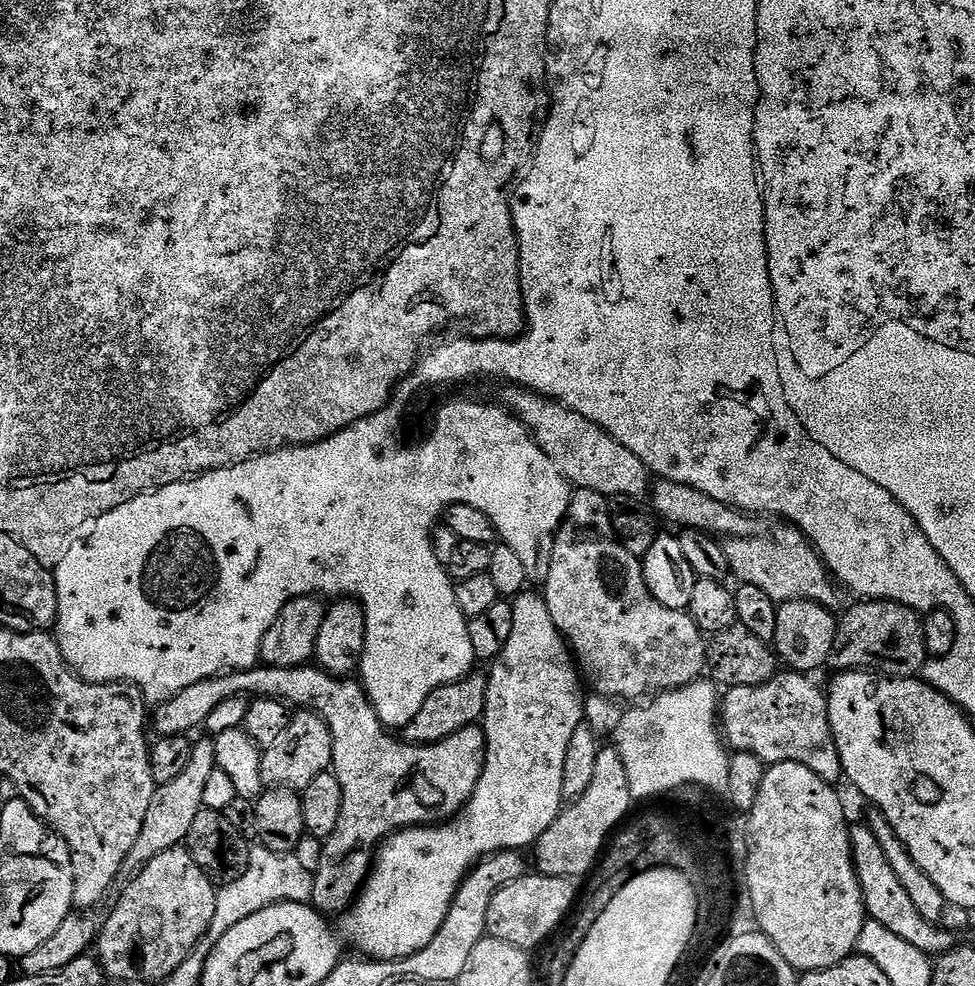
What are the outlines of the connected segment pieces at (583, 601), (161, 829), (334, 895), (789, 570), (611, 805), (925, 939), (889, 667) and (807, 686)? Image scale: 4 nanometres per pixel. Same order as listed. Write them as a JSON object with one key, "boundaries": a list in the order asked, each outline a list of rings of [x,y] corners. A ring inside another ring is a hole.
{"boundaries":[[[[576,488],[569,495],[568,509],[564,515],[564,521],[560,523],[560,528],[556,532],[554,550],[550,558],[550,574],[542,582],[542,588],[544,588],[542,589],[544,601],[550,610],[550,618],[554,618],[554,626],[558,626],[558,630],[564,635],[583,679],[589,689],[592,687],[591,691],[593,693],[611,696],[617,702],[625,702],[624,700],[640,702],[662,692],[672,692],[675,688],[685,688],[687,684],[693,684],[695,680],[701,679],[706,668],[705,633],[700,631],[699,626],[692,621],[687,611],[670,610],[666,606],[662,606],[662,602],[658,602],[654,598],[654,594],[650,594],[650,590],[646,586],[643,563],[634,554],[630,554],[630,550],[626,550],[616,541],[616,535],[612,529],[612,508],[610,507],[609,497],[585,488]]],[[[213,739],[196,740],[193,743],[190,761],[178,777],[172,782],[159,785],[150,802],[150,807],[146,810],[146,819],[143,822],[142,834],[134,842],[134,849],[130,850],[124,869],[128,872],[137,872],[143,868],[146,862],[158,854],[165,853],[166,850],[179,847],[187,841],[191,823],[196,819],[197,814],[203,808],[203,788],[206,787],[207,779],[213,774],[216,766],[216,745]]],[[[257,666],[248,668],[245,672],[225,672],[219,676],[211,676],[202,682],[196,682],[194,686],[186,686],[186,690],[182,690],[182,694],[178,694],[174,698],[170,698],[164,704],[159,705],[155,709],[156,712],[156,728],[157,733],[161,737],[166,736],[183,736],[192,734],[192,731],[204,725],[206,718],[210,718],[210,714],[214,714],[215,708],[222,702],[226,702],[226,698],[234,698],[235,696],[243,696],[245,698],[267,698],[270,700],[283,700],[289,706],[299,706],[304,710],[311,710],[318,713],[321,718],[328,724],[328,729],[332,735],[332,767],[331,771],[336,773],[338,782],[342,786],[342,814],[338,818],[338,826],[334,829],[334,834],[330,834],[330,838],[326,838],[322,842],[322,863],[318,866],[318,870],[313,875],[314,890],[312,891],[311,903],[317,912],[331,914],[331,912],[347,913],[352,907],[354,901],[359,897],[360,889],[363,888],[365,880],[368,878],[369,872],[372,870],[374,863],[374,853],[377,851],[378,845],[387,840],[394,832],[399,832],[402,828],[418,828],[421,826],[435,826],[443,824],[452,819],[453,816],[459,814],[465,806],[470,802],[470,798],[474,794],[474,790],[478,786],[478,778],[482,778],[482,770],[484,769],[484,759],[488,753],[488,743],[486,742],[486,734],[483,727],[479,723],[466,726],[462,730],[458,730],[458,734],[450,734],[450,738],[442,738],[442,742],[434,742],[433,744],[409,744],[403,739],[397,738],[395,735],[389,734],[382,727],[378,714],[372,709],[372,704],[368,701],[368,696],[364,693],[363,687],[355,679],[341,678],[332,676],[329,672],[323,672],[318,666],[301,666],[298,668],[283,668],[282,666]]],[[[657,479],[651,485],[651,507],[657,517],[681,524],[684,530],[706,532],[720,541],[728,567],[740,584],[758,586],[777,605],[791,600],[813,600],[824,608],[839,609],[840,596],[821,555],[794,525],[764,514],[749,514],[718,502],[690,486]],[[833,584],[833,585],[832,585]],[[836,587],[836,588],[835,588]]],[[[614,746],[601,747],[598,754],[598,763],[594,766],[594,782],[586,786],[586,790],[571,801],[570,806],[561,811],[558,819],[550,825],[544,833],[536,839],[530,855],[536,859],[535,871],[542,876],[567,876],[577,878],[584,876],[592,867],[597,867],[610,837],[625,823],[624,815],[634,807],[634,801],[630,794],[630,778],[626,776],[626,762],[622,762],[622,754]]],[[[853,823],[850,828],[850,846],[852,847],[852,865],[856,867],[858,874],[858,882],[862,886],[862,898],[864,899],[864,911],[874,922],[882,922],[882,926],[886,926],[886,930],[894,930],[894,934],[898,934],[898,938],[906,938],[906,942],[910,942],[910,946],[918,946],[918,950],[922,950],[929,958],[942,956],[954,947],[957,947],[958,936],[955,932],[949,932],[947,928],[937,924],[926,922],[926,918],[922,918],[922,914],[918,914],[918,909],[914,907],[914,902],[910,902],[910,897],[906,894],[902,882],[898,882],[898,878],[894,874],[894,869],[890,867],[890,862],[886,859],[886,854],[882,851],[882,846],[878,843],[878,838],[874,838],[874,830],[870,830],[867,823]]],[[[861,599],[836,625],[827,667],[837,673],[875,669],[884,678],[912,678],[923,673],[929,659],[921,613],[892,600]]],[[[784,670],[765,684],[729,688],[723,693],[720,724],[729,749],[753,752],[768,766],[782,762],[801,764],[806,770],[814,770],[827,784],[836,786],[841,783],[844,771],[830,730],[828,697],[825,689],[812,680],[815,679],[805,673]]]]}

